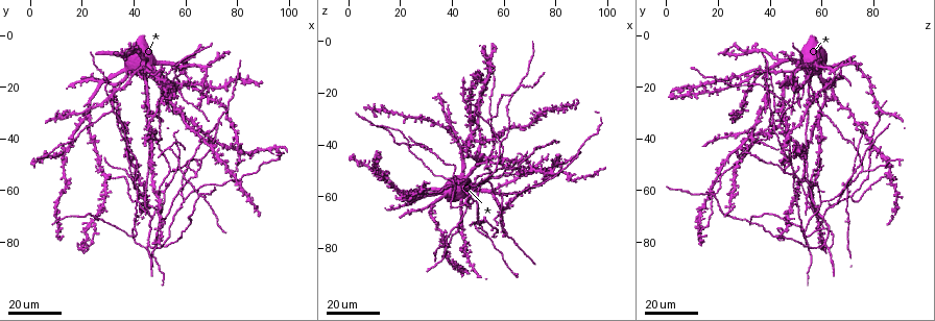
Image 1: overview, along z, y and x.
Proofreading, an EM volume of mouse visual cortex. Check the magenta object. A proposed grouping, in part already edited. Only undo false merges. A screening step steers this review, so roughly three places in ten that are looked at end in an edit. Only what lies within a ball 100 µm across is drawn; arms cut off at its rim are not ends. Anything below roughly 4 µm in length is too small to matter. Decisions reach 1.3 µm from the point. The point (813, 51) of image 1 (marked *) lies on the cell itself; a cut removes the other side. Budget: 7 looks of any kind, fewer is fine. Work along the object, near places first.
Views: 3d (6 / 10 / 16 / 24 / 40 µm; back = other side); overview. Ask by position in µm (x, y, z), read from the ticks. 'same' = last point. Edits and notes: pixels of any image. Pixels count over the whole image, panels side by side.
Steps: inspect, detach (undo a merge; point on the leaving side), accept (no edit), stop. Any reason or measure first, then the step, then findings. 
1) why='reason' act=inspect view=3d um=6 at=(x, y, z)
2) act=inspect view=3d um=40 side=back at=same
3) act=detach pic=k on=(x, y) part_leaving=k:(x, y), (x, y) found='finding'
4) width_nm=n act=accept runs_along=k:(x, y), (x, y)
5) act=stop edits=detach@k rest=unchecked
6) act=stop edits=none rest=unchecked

why='branch point' act=inspect view=3d um=16 at=(65, 61, 18)

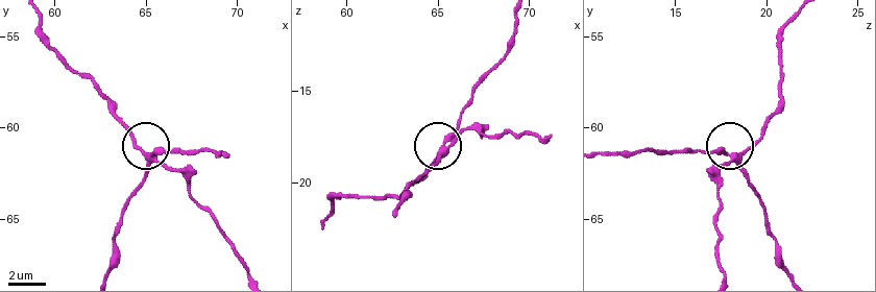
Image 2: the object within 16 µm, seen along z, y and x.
why='closer look' act=inspect view=3d um=10 at=(64.9, 61.4, 18.6)

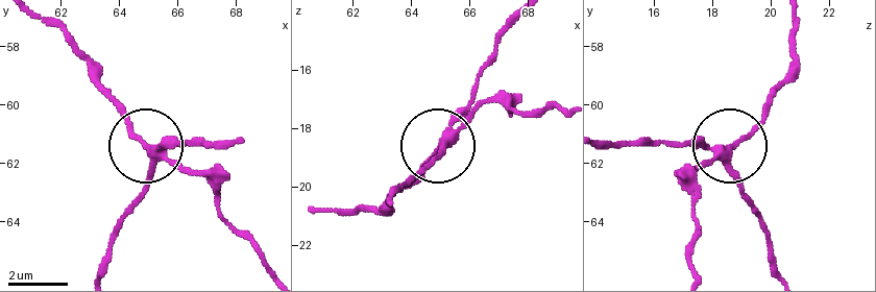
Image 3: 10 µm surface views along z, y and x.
arms=3 act=detach pic=3 on=(185, 171) part_leaving=3:(153, 150), (130, 128), (86, 53), (48, 21) found='two cells meet here'

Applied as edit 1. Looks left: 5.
act=inspect view=overview

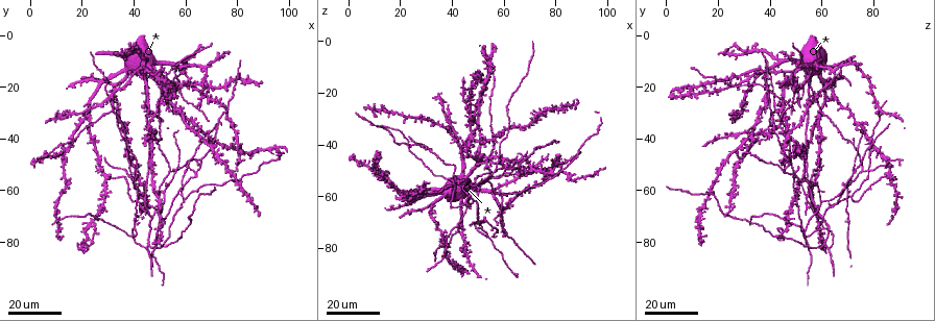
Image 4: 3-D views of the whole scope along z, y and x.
why='branch point' act=inspect view=3d um=24 at=(47, 69, 61)

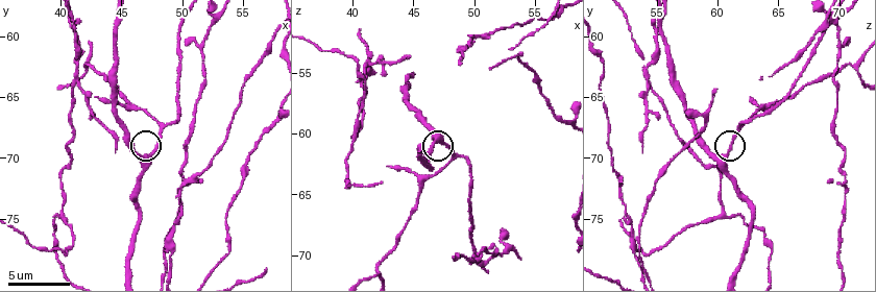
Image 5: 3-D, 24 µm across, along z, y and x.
act=inspect view=3d um=10 at=(47.2, 70.0, 60.6)

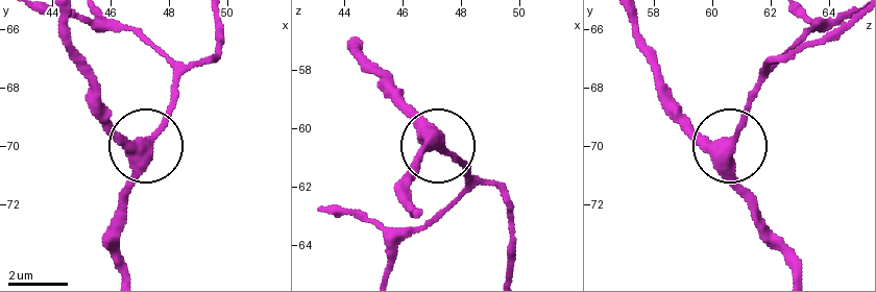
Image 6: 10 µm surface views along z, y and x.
side_arm_um=39 act=accept runs_along=6:(357, 41), (386, 95), (459, 160), (468, 190) found='continuous, no second cell'

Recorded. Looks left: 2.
why='three arms meet' act=inspect view=3d um=6 at=(49.8, 58.8, 69.4)

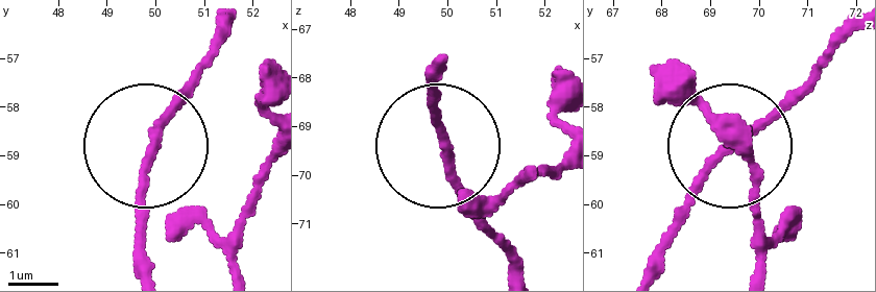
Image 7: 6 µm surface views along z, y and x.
act=accept runs_along=7:(520, 269), (454, 181), (445, 148), (462, 202) found='one cell here'

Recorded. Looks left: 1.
act=stop edits=detach@3 rest=unchecked

